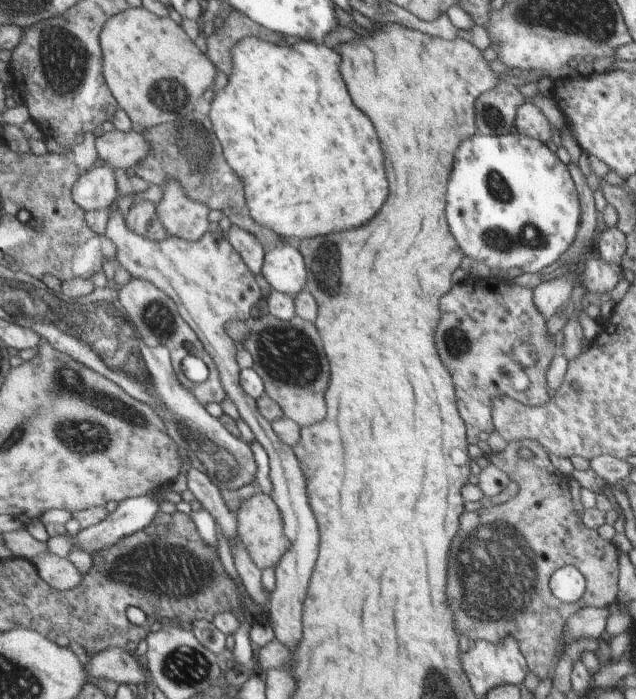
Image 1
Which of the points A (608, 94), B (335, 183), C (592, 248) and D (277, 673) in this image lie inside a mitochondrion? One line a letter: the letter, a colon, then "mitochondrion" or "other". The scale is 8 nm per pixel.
A: other
B: other
C: other
D: other

